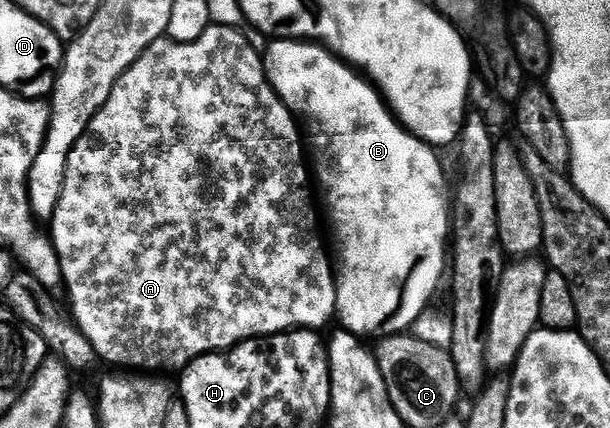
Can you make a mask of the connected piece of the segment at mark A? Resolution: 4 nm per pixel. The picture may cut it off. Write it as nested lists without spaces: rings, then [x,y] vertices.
[[[211,24],[198,39],[192,42],[178,42],[171,39],[154,41],[142,52],[140,59],[136,59],[136,63],[132,63],[132,67],[128,67],[128,71],[124,71],[124,75],[118,80],[116,87],[112,87],[112,95],[108,95],[104,107],[100,107],[100,111],[88,123],[84,135],[68,155],[68,167],[66,168],[66,178],[62,184],[60,203],[52,215],[51,221],[54,222],[51,223],[50,229],[48,228],[49,236],[54,242],[54,250],[58,252],[59,266],[62,268],[61,284],[64,289],[66,287],[67,291],[70,292],[68,309],[72,314],[72,320],[82,330],[86,339],[92,343],[92,347],[97,351],[103,362],[111,361],[112,364],[123,365],[126,369],[175,369],[175,371],[181,371],[205,353],[233,349],[242,341],[247,341],[253,337],[270,337],[274,333],[289,333],[291,329],[322,331],[322,328],[330,320],[332,322],[335,320],[338,307],[336,269],[333,264],[330,266],[330,257],[322,250],[322,237],[318,234],[318,217],[314,214],[314,201],[310,198],[312,173],[308,168],[308,161],[306,165],[305,159],[302,158],[304,137],[300,132],[300,125],[297,125],[297,123],[299,124],[295,114],[291,113],[289,107],[279,99],[277,91],[270,86],[270,80],[266,77],[263,54],[251,47],[245,32],[238,29],[229,29],[226,25]]]

